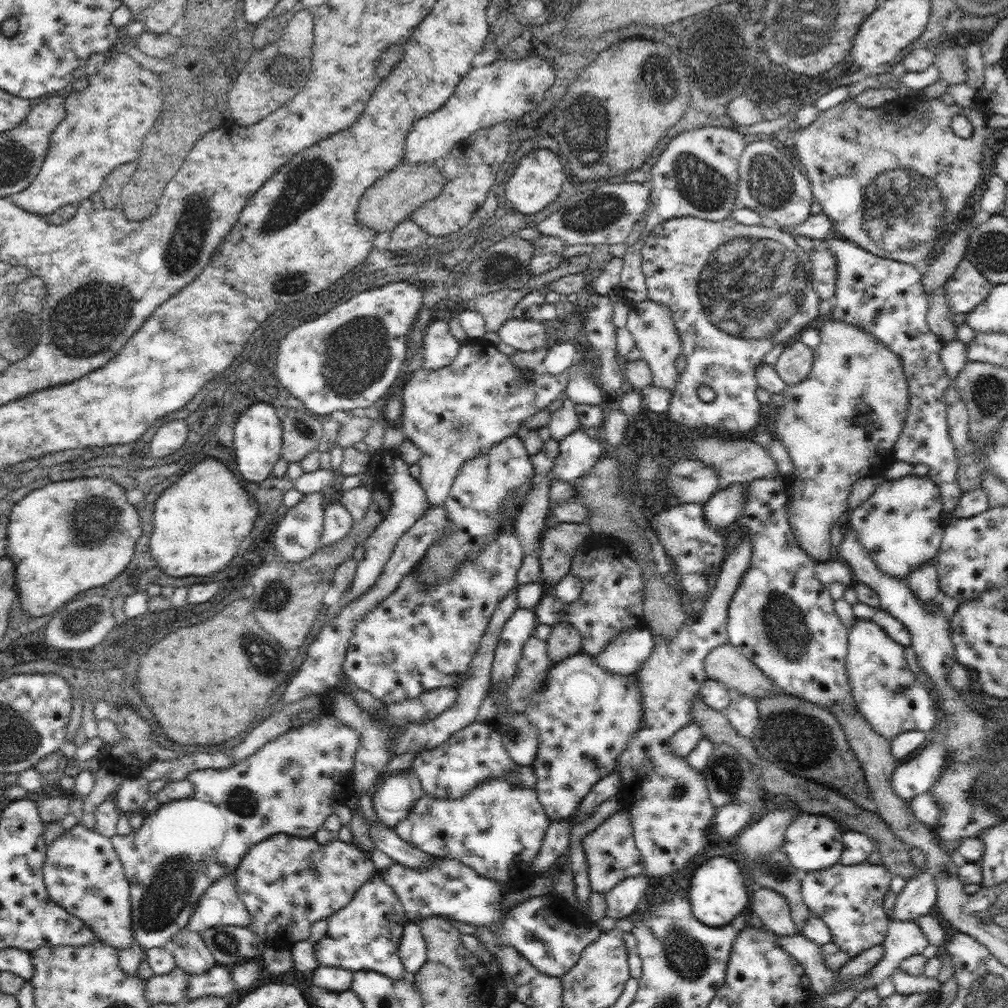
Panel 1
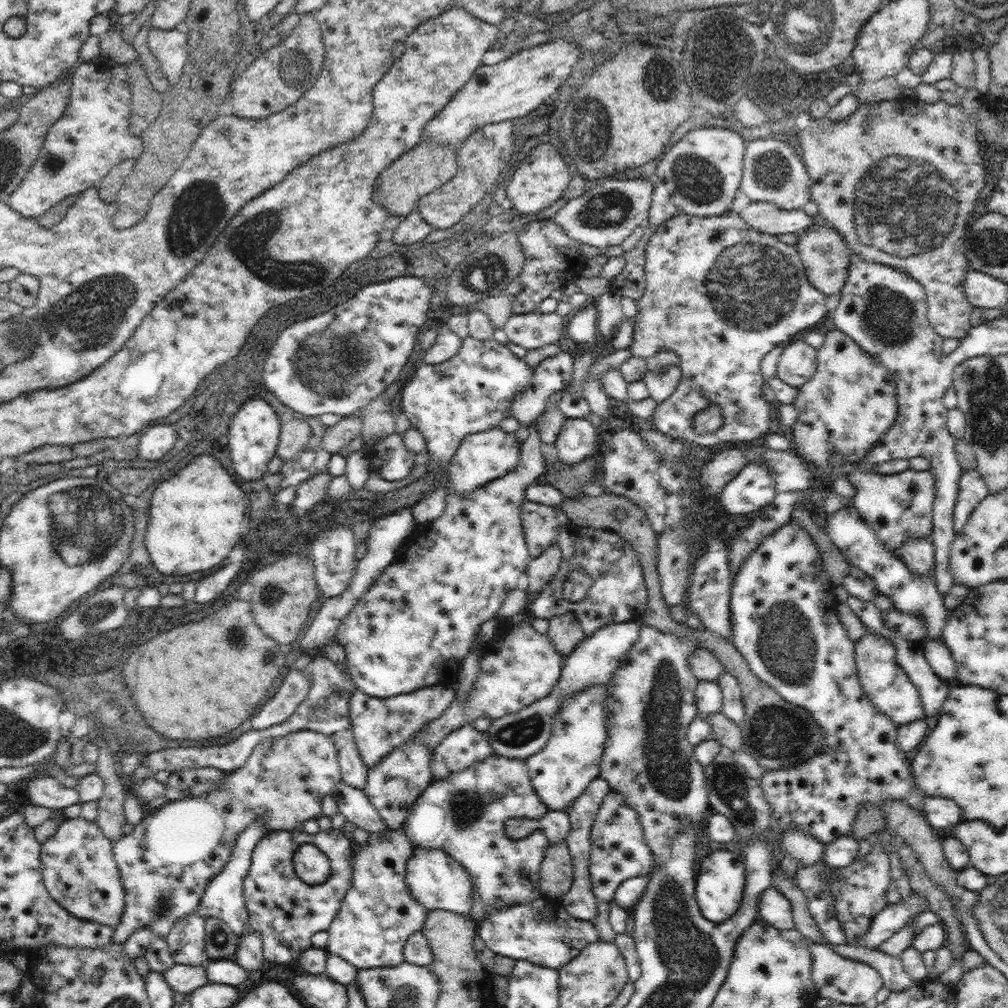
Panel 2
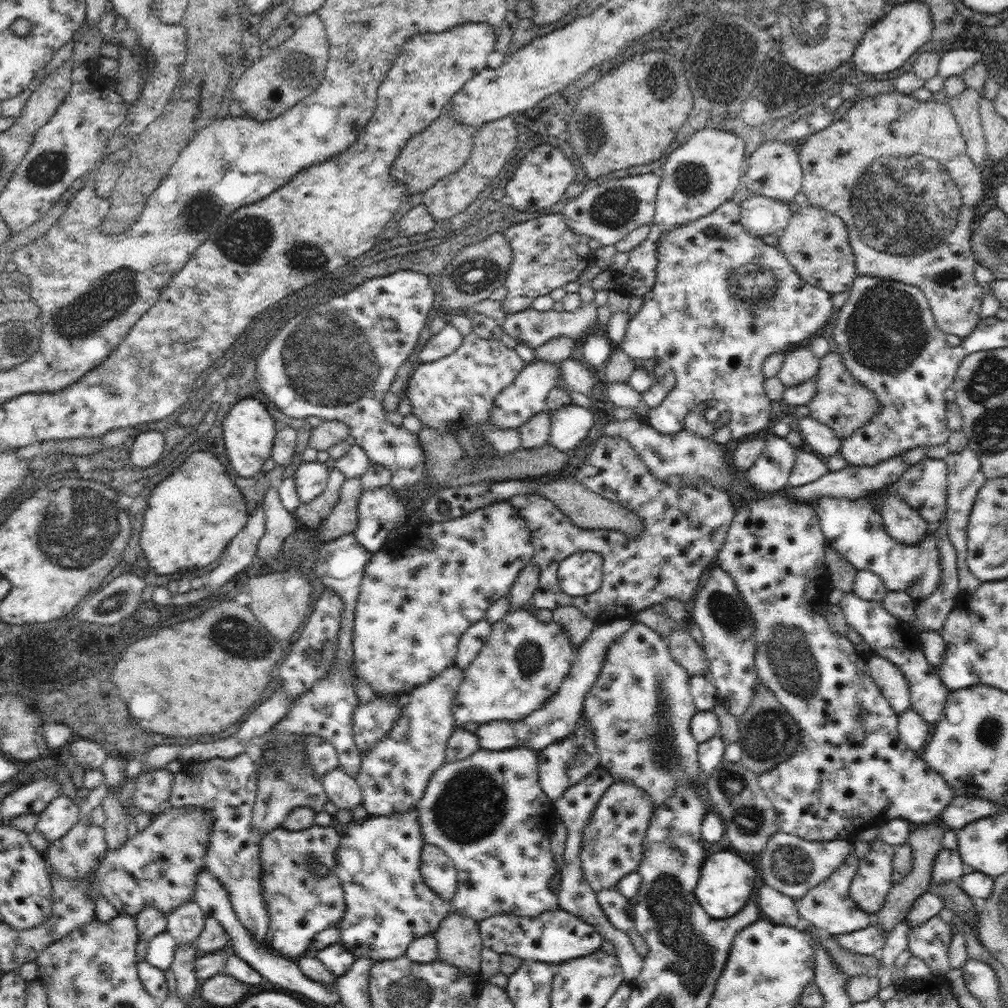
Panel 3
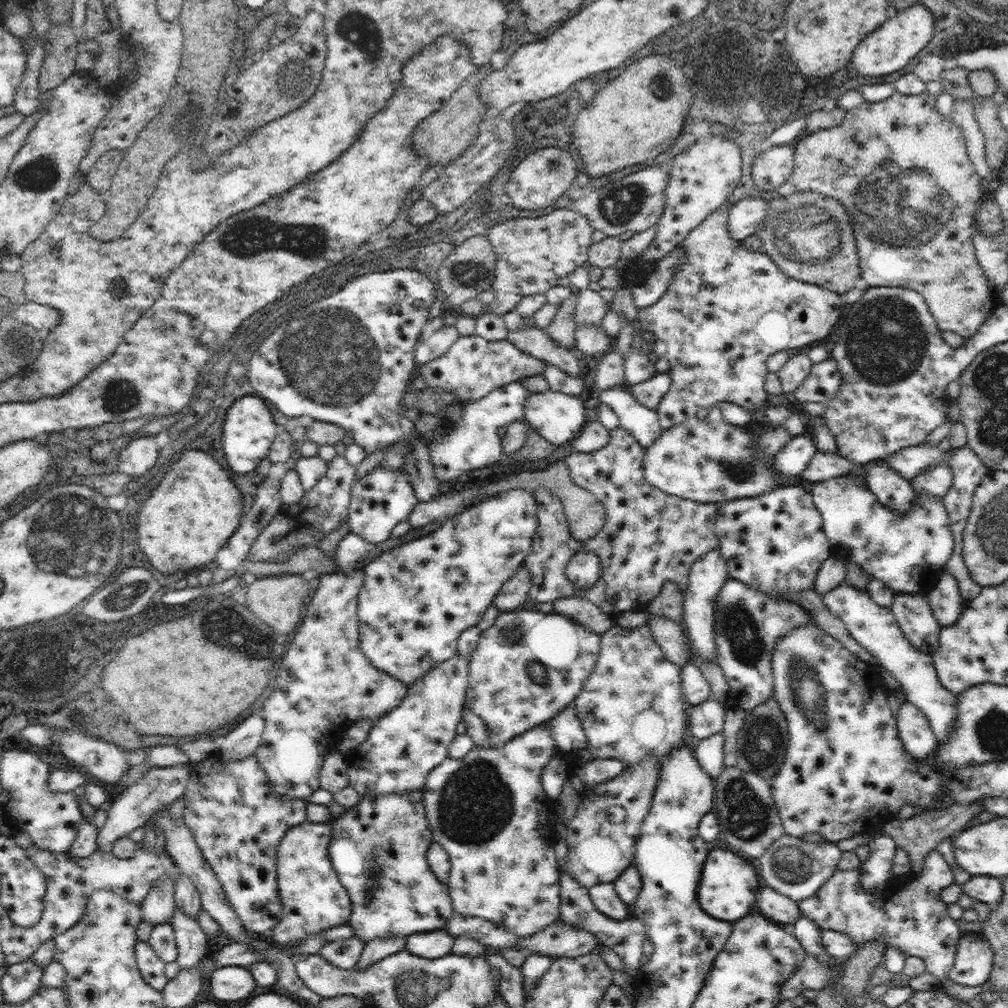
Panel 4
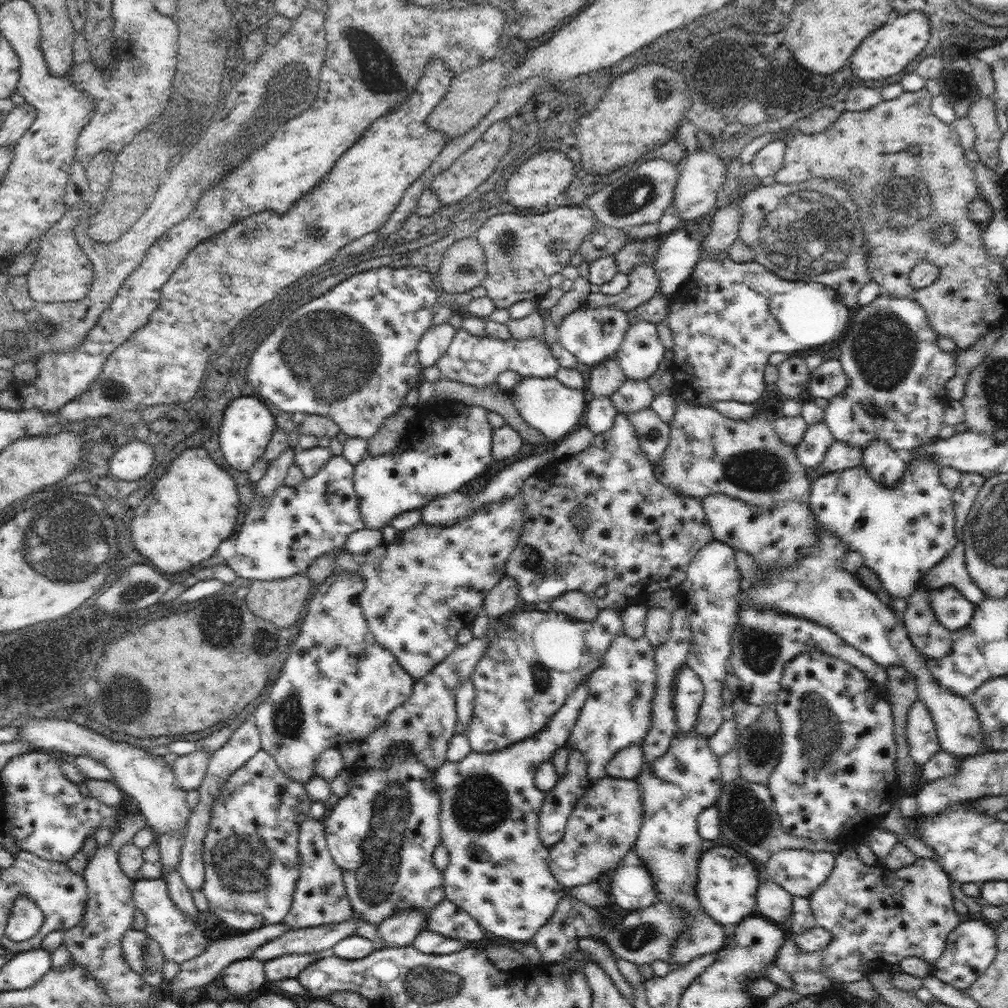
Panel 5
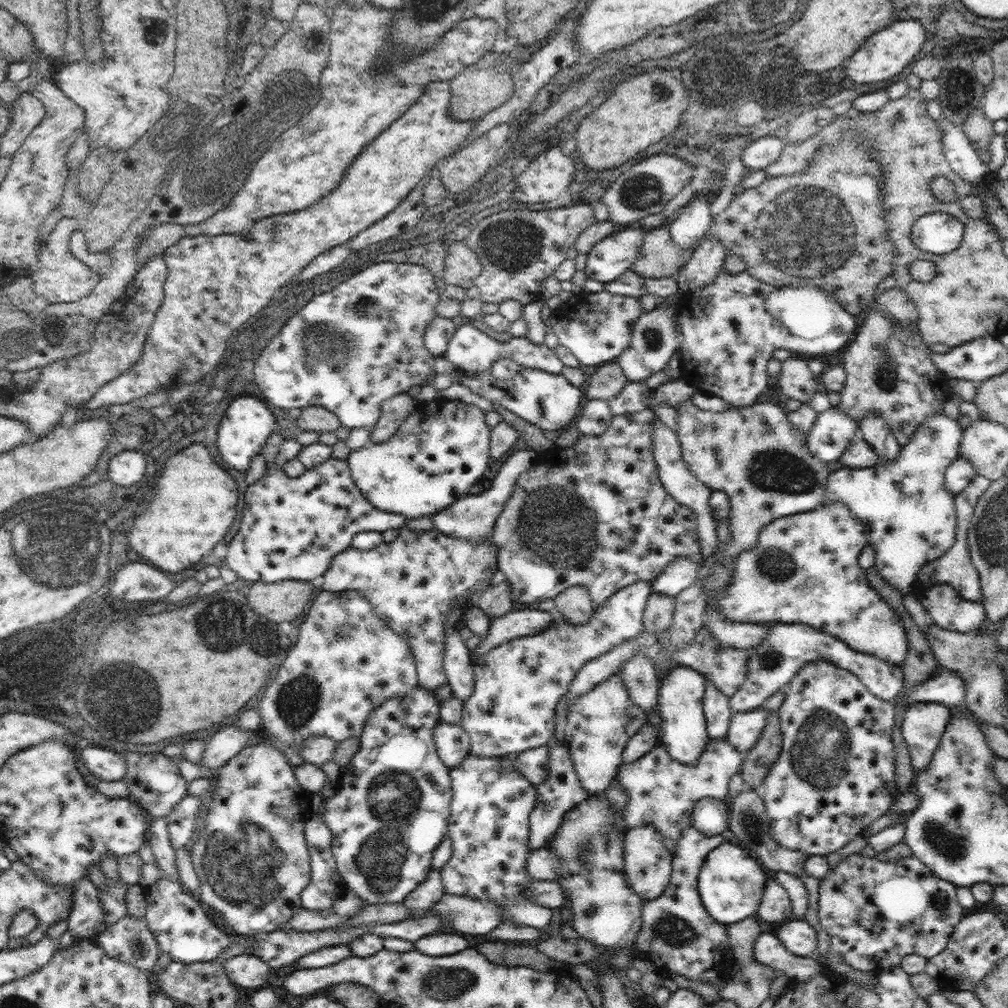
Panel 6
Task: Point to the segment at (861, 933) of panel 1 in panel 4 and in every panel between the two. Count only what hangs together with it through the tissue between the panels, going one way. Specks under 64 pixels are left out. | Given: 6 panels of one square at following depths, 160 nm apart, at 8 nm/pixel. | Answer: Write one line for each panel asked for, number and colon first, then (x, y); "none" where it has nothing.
2: (859, 889)
3: (870, 884)
4: (876, 873)

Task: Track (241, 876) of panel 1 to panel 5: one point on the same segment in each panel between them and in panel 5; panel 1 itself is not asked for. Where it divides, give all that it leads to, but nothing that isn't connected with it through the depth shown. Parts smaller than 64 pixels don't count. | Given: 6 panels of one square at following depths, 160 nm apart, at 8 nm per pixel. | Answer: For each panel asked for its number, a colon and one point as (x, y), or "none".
2: (286, 911)
3: (300, 903)
4: (313, 899)
5: (320, 897)

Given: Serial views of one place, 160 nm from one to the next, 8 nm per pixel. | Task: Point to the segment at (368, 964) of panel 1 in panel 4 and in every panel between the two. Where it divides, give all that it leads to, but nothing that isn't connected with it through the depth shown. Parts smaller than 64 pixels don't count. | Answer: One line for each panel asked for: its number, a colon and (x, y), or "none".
2: (378, 913)
3: (387, 903)
4: (378, 847)

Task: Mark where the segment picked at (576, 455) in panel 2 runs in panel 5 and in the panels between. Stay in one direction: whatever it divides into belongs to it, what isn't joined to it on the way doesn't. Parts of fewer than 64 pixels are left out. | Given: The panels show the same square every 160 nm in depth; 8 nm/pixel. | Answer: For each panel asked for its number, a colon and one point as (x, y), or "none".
3: (569, 426)
4: (558, 417)
5: (555, 409)

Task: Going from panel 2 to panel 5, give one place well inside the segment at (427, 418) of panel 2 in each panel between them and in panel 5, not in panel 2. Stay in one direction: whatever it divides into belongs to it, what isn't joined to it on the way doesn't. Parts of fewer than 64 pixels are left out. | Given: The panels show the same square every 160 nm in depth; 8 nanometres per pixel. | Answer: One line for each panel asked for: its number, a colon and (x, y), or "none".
3: (462, 386)
4: (472, 367)
5: (476, 360)

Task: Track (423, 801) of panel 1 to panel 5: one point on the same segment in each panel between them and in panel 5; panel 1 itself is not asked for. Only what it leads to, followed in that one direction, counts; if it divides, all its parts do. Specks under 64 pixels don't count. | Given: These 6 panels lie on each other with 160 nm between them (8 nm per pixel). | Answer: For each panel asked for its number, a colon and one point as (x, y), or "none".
2: (464, 815)
3: (487, 812)
4: (488, 809)
5: (498, 872)

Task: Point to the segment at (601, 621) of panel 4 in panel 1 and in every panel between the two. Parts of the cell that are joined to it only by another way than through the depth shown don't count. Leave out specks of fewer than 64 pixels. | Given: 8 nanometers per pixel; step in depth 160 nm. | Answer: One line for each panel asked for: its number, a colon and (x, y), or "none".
1: (564, 640)
2: (565, 631)
3: (578, 626)

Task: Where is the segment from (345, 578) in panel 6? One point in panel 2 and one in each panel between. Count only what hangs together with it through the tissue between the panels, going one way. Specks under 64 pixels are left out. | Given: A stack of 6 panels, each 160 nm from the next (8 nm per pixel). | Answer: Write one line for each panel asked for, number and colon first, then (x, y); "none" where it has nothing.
2: (414, 626)
3: (419, 594)
4: (416, 599)
5: (420, 591)

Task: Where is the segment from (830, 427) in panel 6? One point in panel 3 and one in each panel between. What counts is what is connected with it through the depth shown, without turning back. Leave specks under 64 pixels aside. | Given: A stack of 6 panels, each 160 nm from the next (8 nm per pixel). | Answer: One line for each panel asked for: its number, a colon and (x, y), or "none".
3: (770, 473)
4: (795, 455)
5: (810, 451)

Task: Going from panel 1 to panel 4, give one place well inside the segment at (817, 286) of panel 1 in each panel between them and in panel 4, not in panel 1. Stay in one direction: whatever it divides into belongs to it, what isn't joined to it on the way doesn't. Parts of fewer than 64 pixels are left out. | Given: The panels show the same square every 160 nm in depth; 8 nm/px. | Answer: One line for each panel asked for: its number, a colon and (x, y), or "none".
2: (826, 257)
3: (816, 243)
4: (809, 236)

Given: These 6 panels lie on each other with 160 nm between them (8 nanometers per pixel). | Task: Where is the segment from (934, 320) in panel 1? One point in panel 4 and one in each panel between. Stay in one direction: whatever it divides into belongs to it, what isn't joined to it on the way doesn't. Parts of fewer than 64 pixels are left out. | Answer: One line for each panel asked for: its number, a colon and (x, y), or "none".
2: (898, 179)
3: (895, 169)
4: (901, 170)

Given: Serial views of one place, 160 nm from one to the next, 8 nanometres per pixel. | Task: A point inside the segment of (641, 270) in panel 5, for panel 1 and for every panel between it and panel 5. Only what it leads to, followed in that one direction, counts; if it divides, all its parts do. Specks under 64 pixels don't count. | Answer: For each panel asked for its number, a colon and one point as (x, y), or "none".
1: (523, 334)
2: (533, 330)
3: (530, 327)
4: (590, 308)

